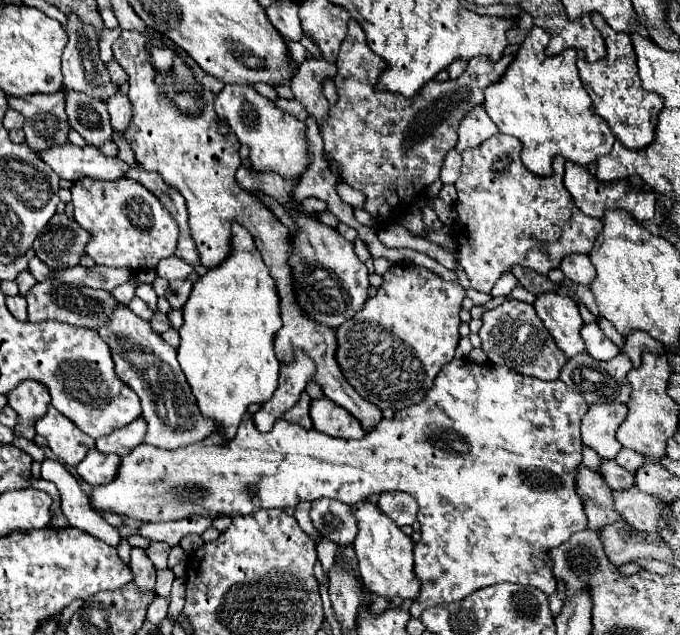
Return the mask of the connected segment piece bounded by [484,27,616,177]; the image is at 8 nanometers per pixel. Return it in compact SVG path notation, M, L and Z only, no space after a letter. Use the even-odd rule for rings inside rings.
M532 27L506 69L506 75L484 91L486 113L502 133L522 141L522 163L528 171L540 177L552 173L554 155L588 165L612 151L616 141L606 121L596 115L592 99L578 77L578 51L566 49L558 55L546 55L544 49L546 31Z

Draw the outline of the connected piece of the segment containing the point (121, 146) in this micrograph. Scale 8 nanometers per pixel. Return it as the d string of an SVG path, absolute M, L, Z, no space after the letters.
M114 131L112 140L114 143L116 143L116 145L118 145L117 156L126 162L130 167L138 167L139 164L135 160L134 152L132 151L130 145L127 143L126 139Z

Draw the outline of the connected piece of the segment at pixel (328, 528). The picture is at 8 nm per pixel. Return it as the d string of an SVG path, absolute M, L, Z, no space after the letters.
M316 499L310 509L310 517L314 527L328 539L332 539L338 547L348 547L356 537L356 519L350 513L346 503Z

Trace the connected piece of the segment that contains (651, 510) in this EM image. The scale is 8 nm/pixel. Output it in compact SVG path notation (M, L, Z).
M630 487L628 491L612 491L614 509L618 515L638 531L658 531L658 515L660 507L654 497L642 493L638 487Z

